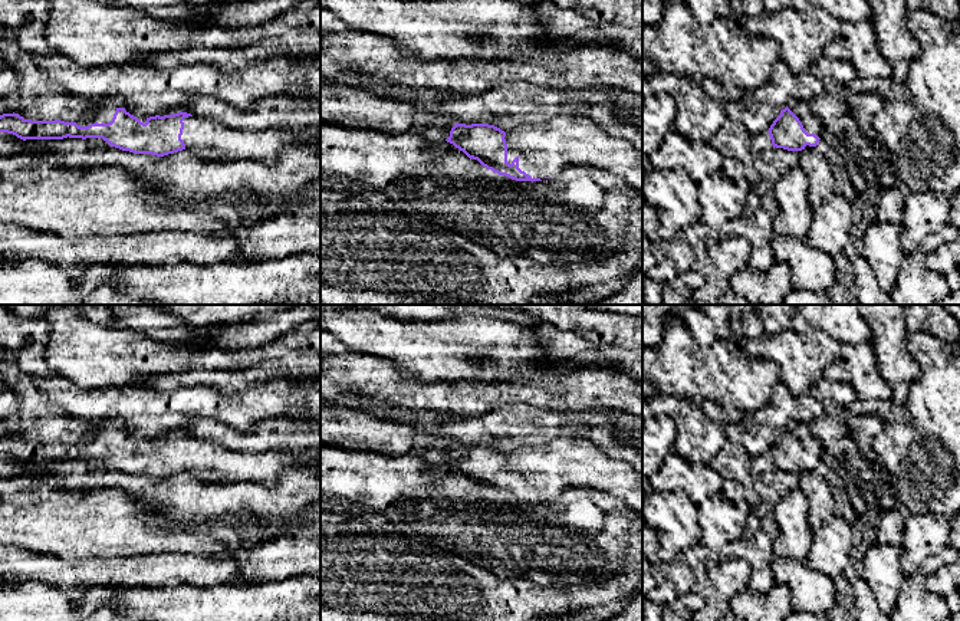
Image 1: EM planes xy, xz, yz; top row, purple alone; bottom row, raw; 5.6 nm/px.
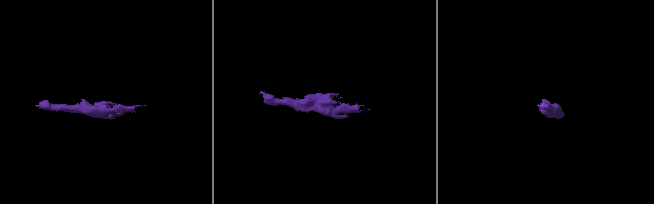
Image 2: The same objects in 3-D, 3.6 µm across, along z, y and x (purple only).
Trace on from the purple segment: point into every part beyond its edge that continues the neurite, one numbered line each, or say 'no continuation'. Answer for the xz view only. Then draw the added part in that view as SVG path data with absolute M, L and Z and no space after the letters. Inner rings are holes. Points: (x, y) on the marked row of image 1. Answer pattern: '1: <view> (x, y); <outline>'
1: xz (543, 150); M558 115L546 122L522 122L506 132L507 162L517 157L519 168L532 178L556 177L565 167L595 167L618 175L632 188L642 191L642 151L631 141L608 134L594 119L582 115Z

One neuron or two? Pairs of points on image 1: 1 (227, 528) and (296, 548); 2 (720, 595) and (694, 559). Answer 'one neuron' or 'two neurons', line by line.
1: one neuron
2: one neuron

